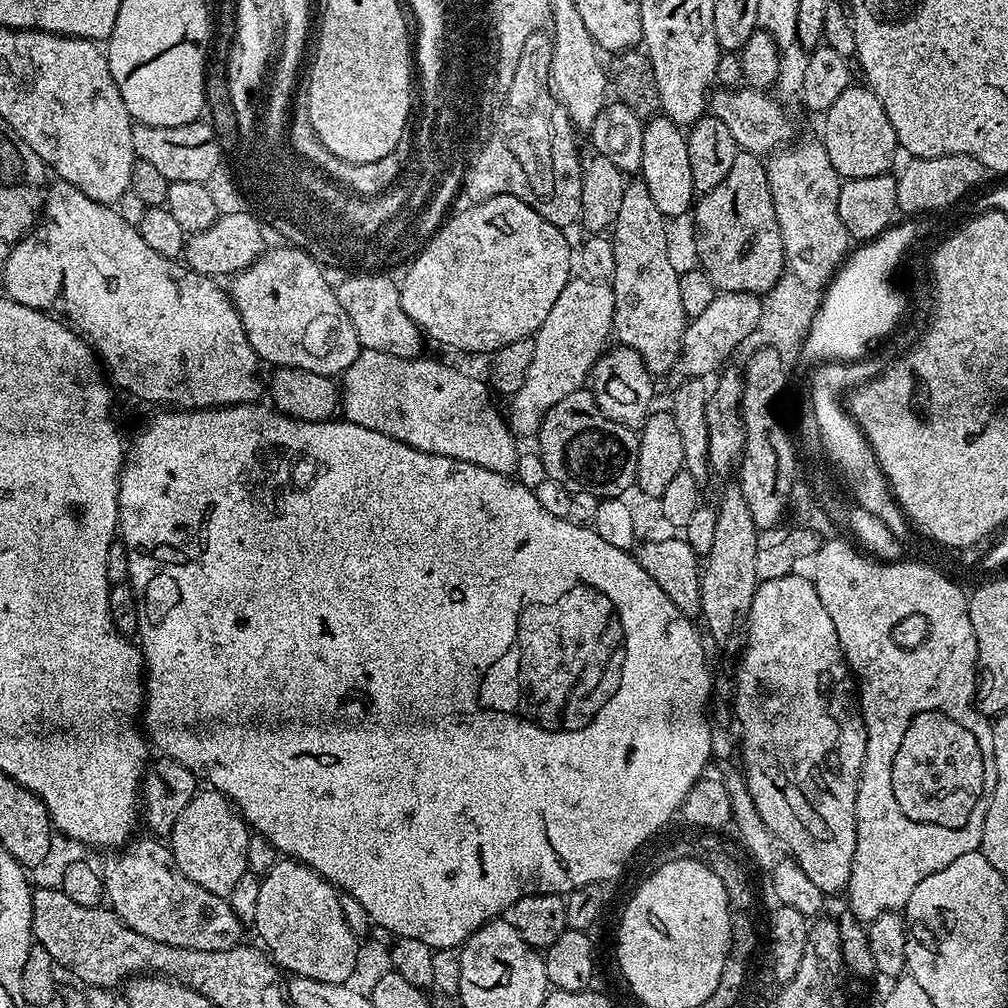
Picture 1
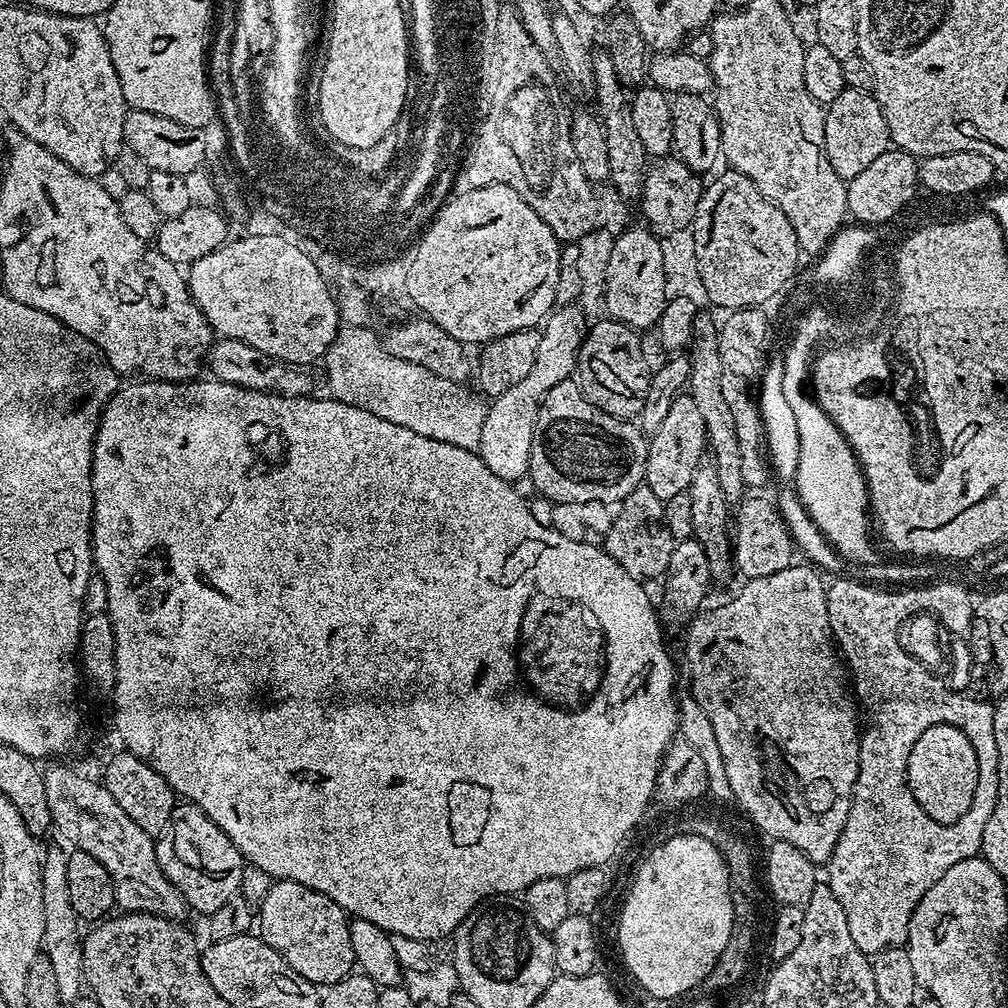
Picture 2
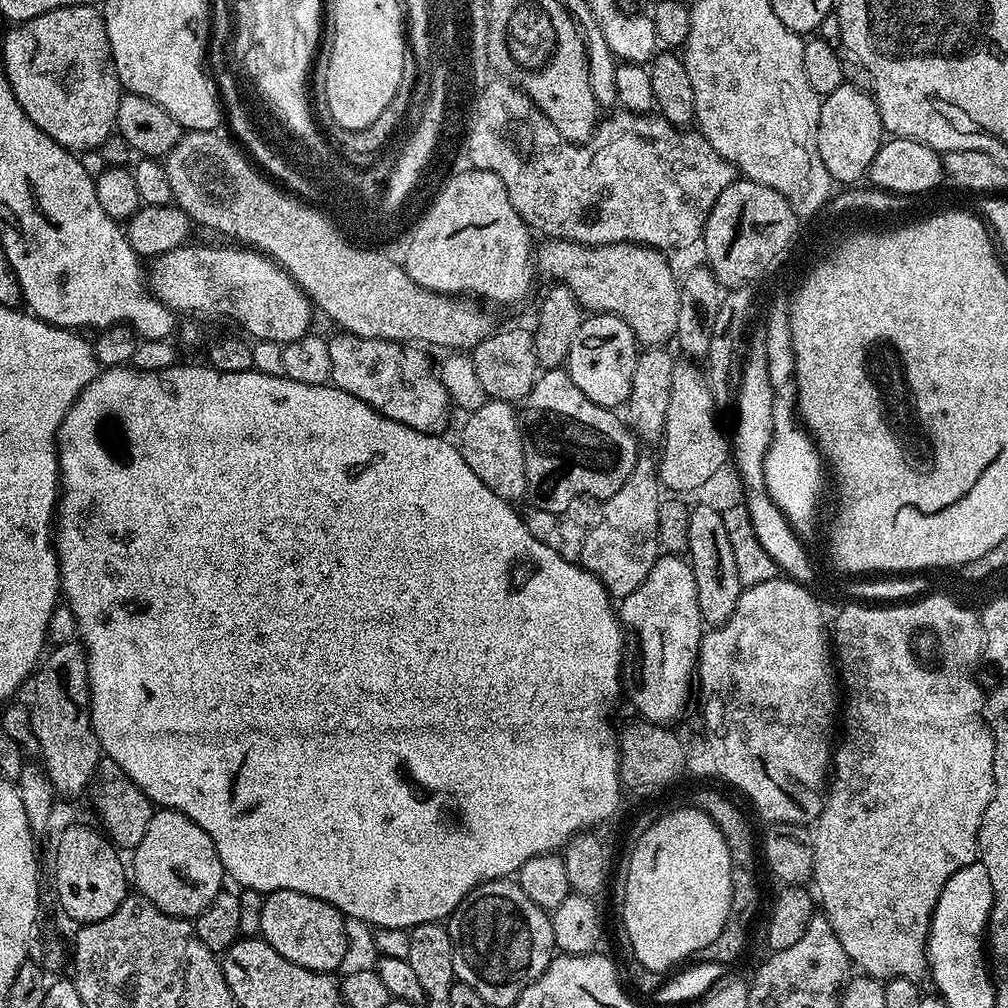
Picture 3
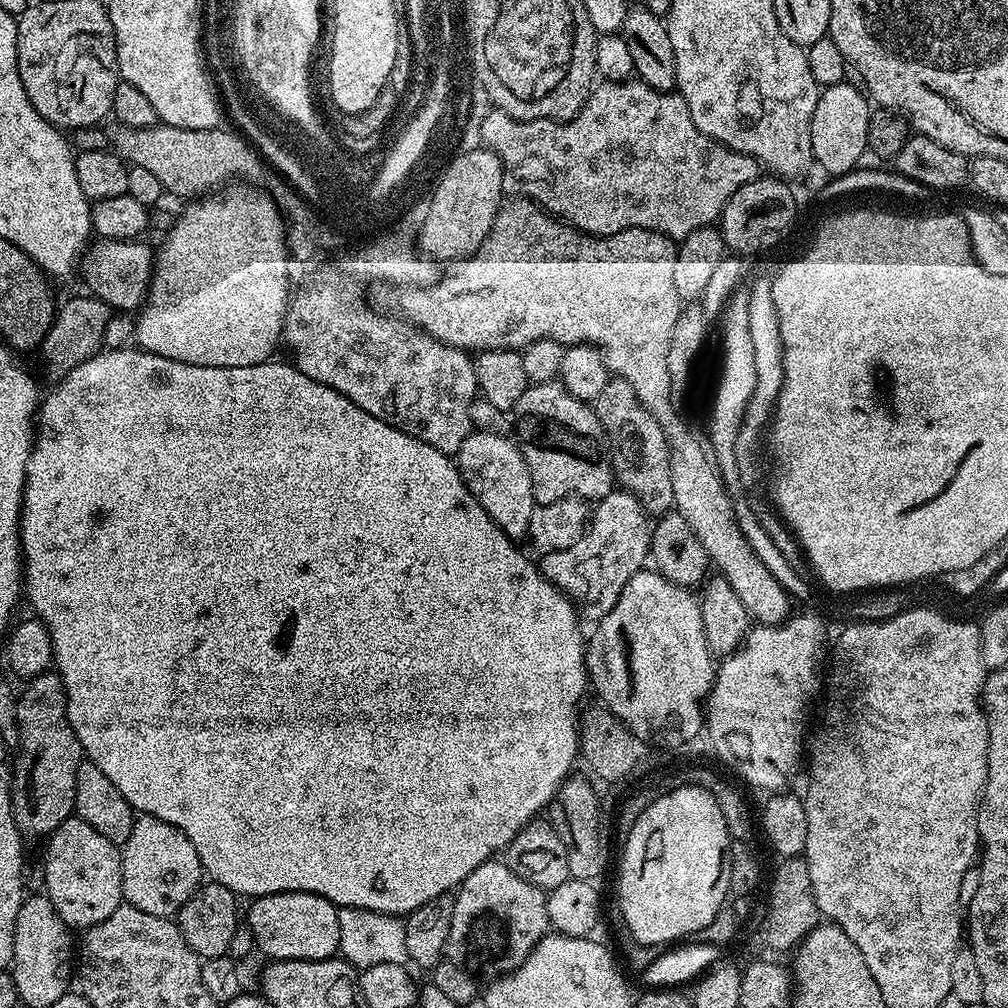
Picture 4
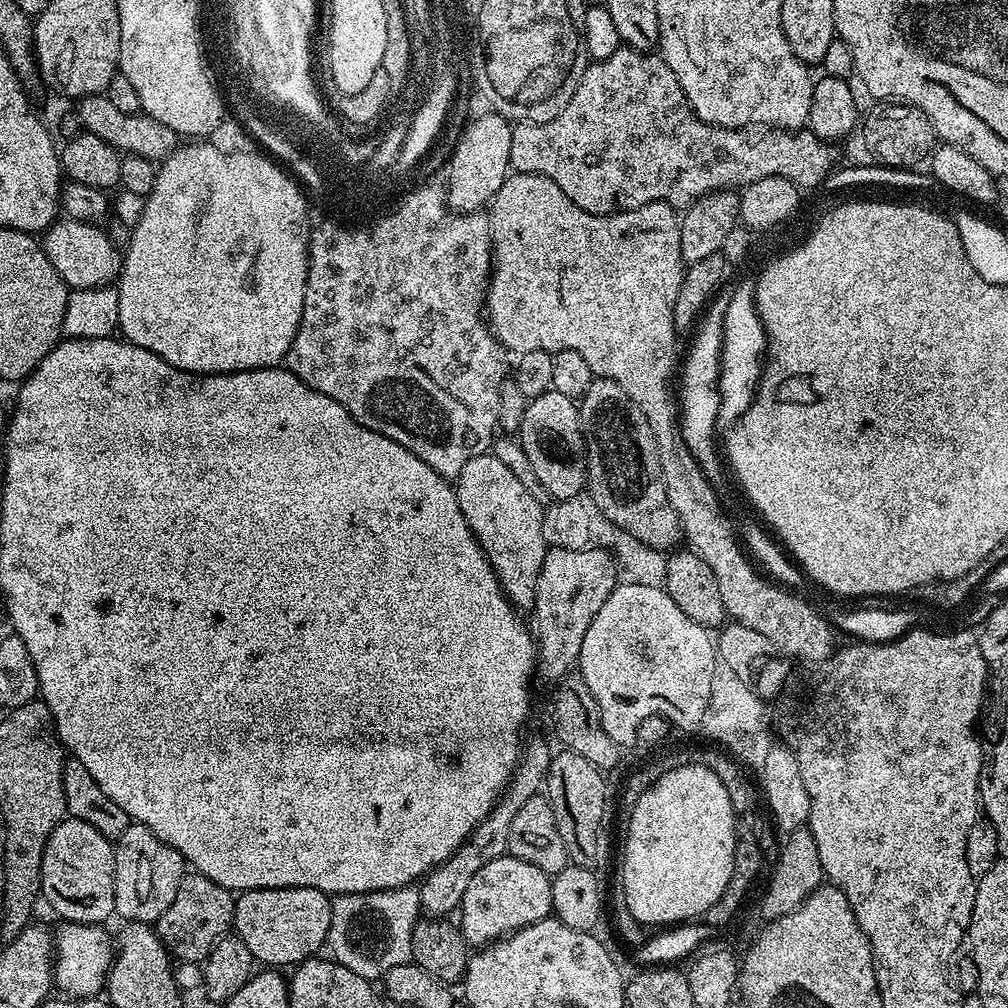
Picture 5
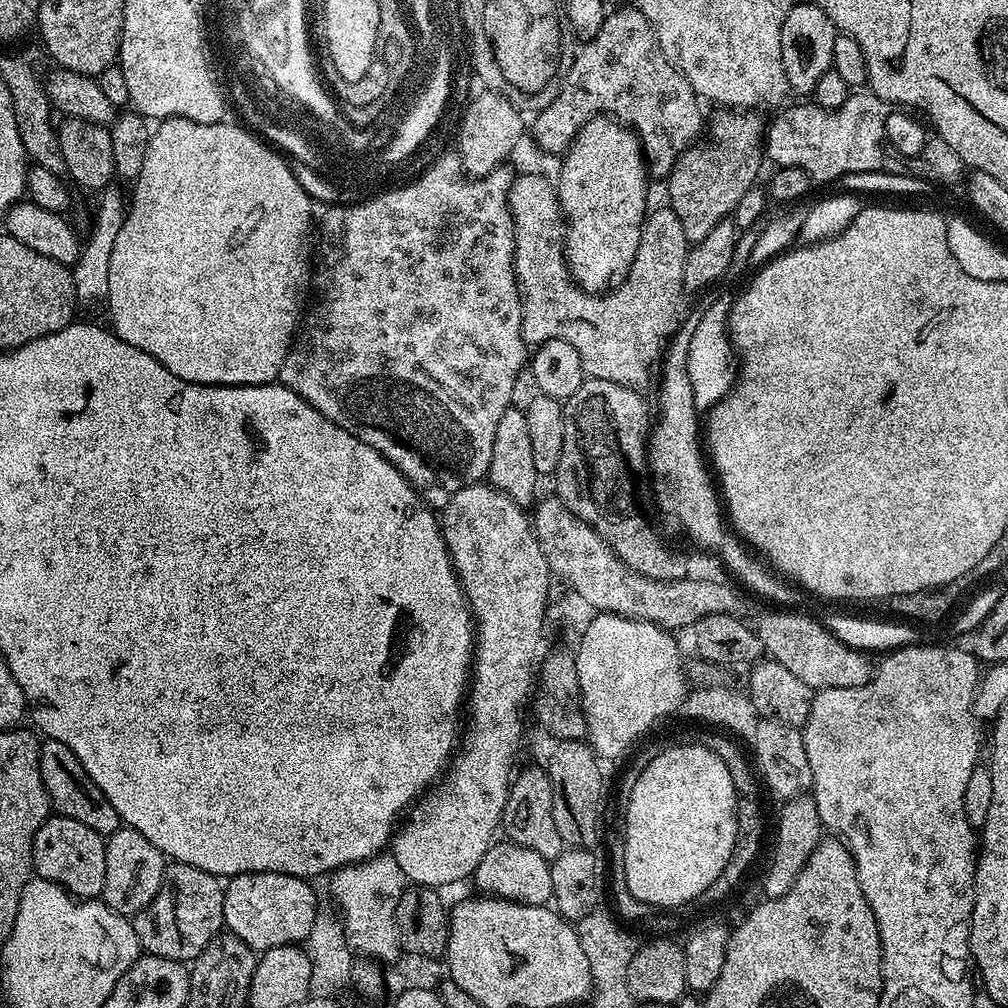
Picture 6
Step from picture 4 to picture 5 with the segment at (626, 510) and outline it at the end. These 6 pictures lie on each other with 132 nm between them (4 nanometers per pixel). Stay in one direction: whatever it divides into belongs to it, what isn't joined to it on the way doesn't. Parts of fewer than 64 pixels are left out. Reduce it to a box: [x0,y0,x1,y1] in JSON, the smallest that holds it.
[531,546,618,682]

